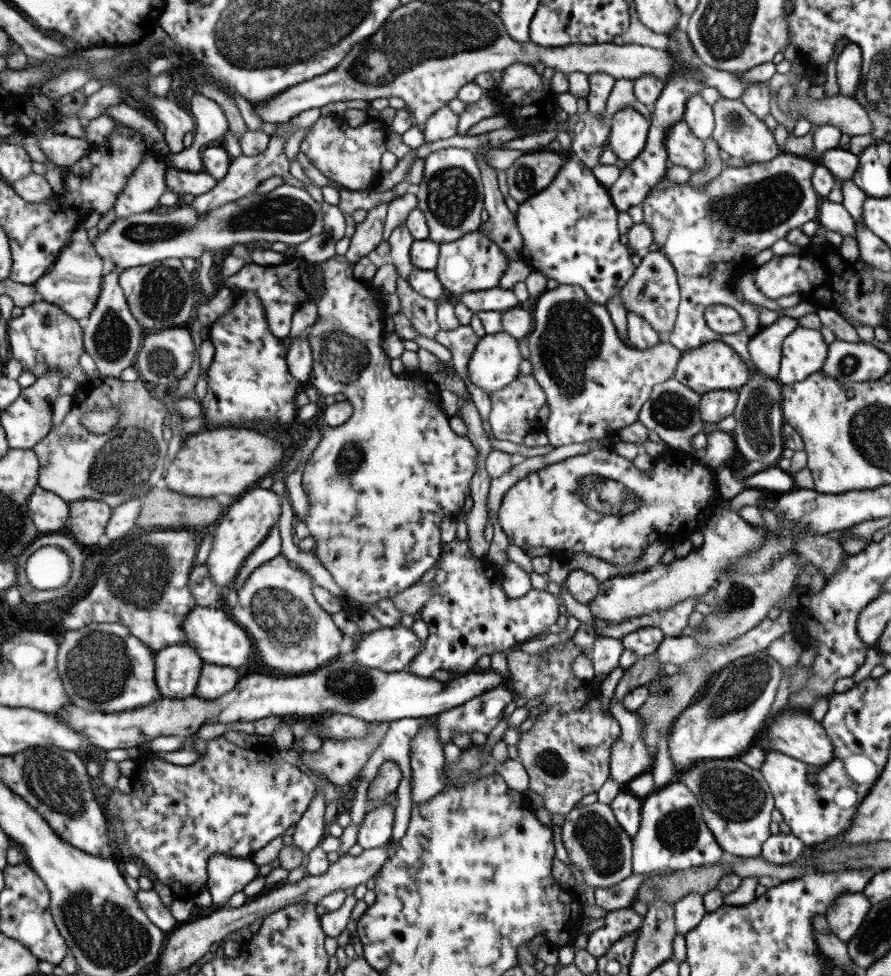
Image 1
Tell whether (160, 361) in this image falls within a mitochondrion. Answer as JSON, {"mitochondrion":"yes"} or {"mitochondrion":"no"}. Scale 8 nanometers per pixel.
{"mitochondrion":"yes"}

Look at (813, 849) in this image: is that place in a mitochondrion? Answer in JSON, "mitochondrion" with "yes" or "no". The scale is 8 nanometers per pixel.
{"mitochondrion":"no"}

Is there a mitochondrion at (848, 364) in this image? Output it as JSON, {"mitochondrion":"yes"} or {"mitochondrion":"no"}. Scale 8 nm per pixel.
{"mitochondrion":"yes"}

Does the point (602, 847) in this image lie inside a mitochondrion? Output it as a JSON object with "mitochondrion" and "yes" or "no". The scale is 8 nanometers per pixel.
{"mitochondrion":"yes"}

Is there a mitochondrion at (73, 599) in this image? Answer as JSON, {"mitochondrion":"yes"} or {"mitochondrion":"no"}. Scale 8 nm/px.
{"mitochondrion":"no"}

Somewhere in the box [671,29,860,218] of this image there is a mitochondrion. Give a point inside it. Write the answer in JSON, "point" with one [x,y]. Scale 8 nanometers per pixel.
{"point":[737,122]}

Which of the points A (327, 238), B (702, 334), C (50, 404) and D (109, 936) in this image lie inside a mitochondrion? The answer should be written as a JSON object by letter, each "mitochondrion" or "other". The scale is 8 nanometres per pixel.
{"A":"mitochondrion","B":"other","C":"other","D":"mitochondrion"}

